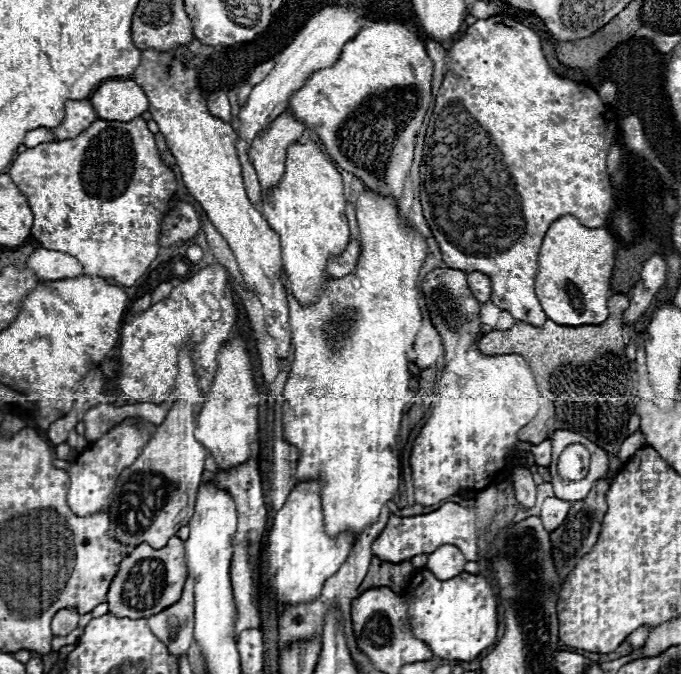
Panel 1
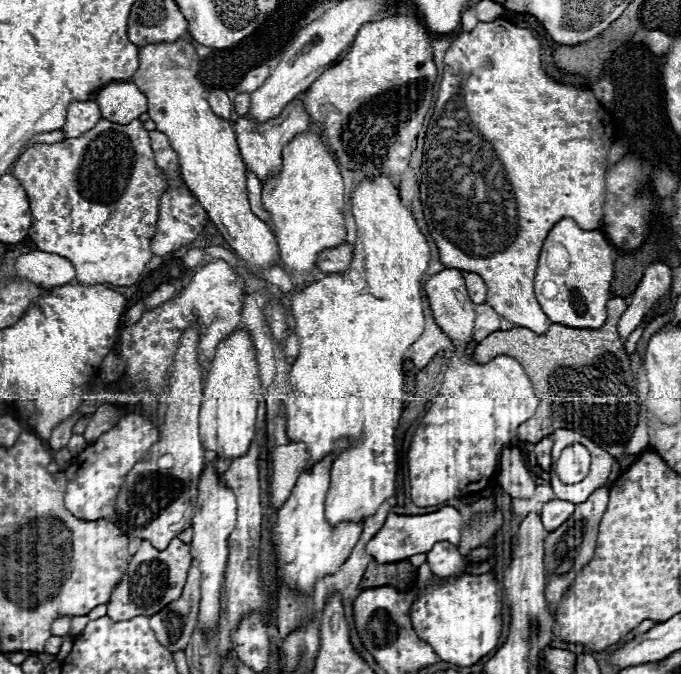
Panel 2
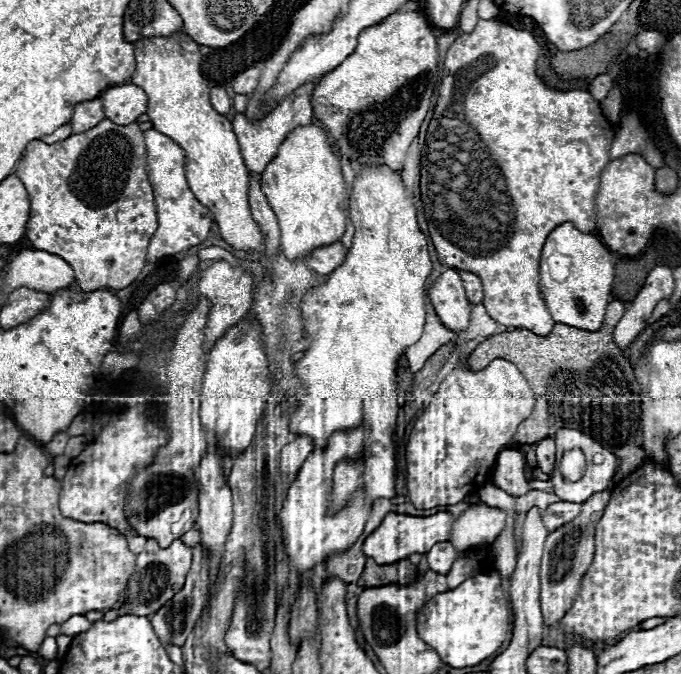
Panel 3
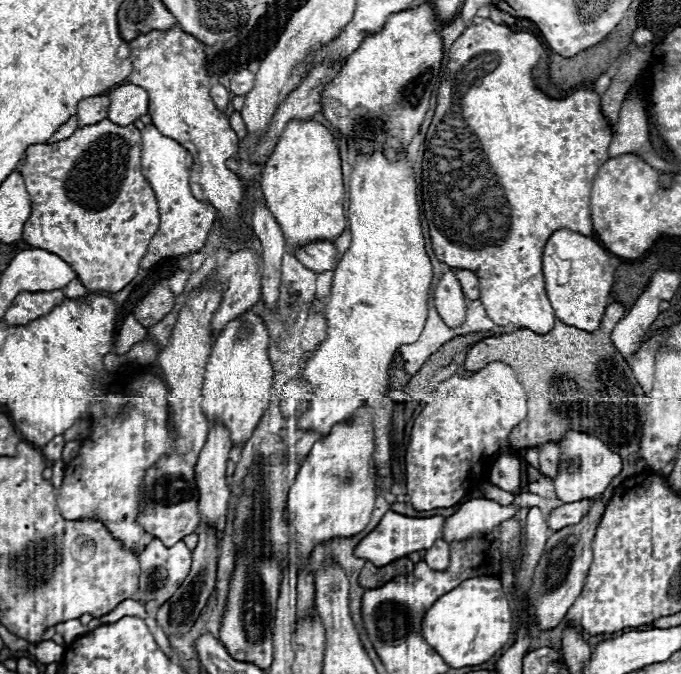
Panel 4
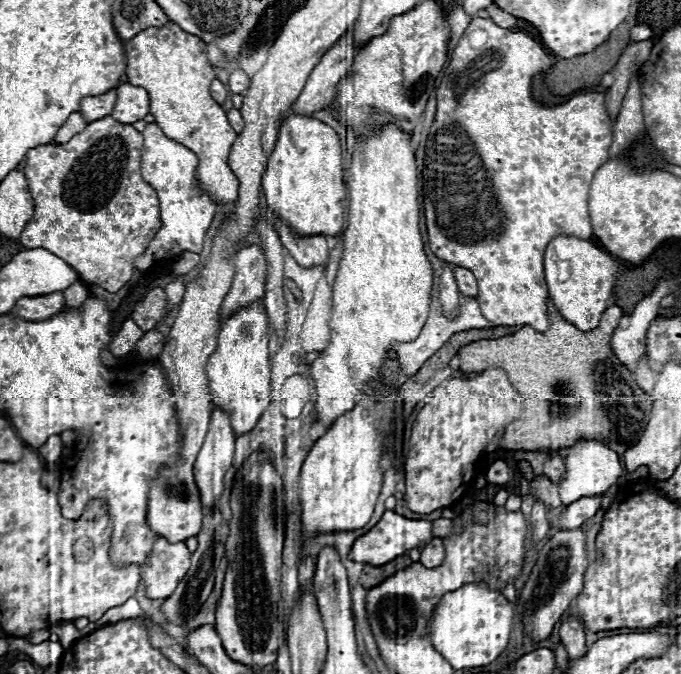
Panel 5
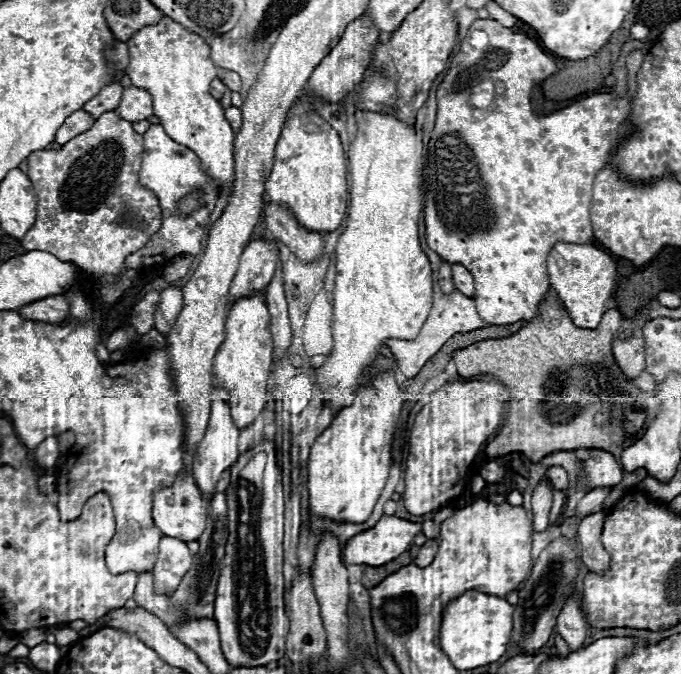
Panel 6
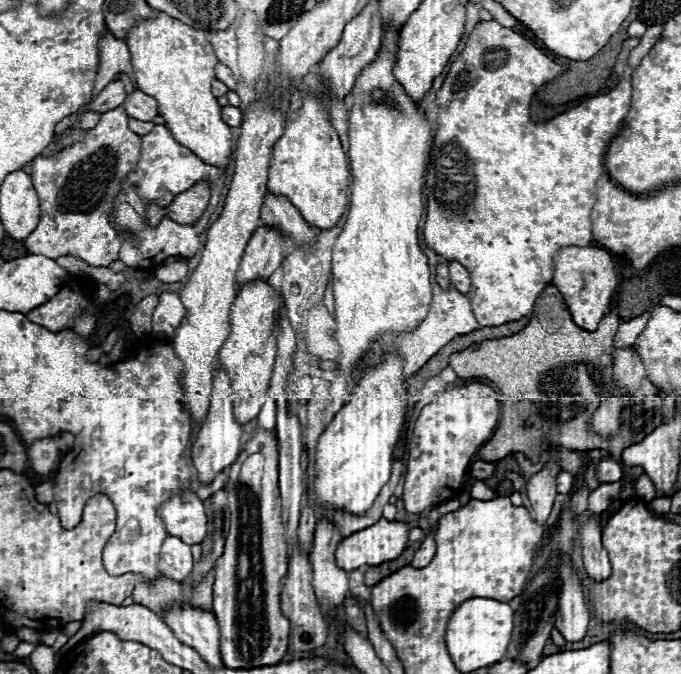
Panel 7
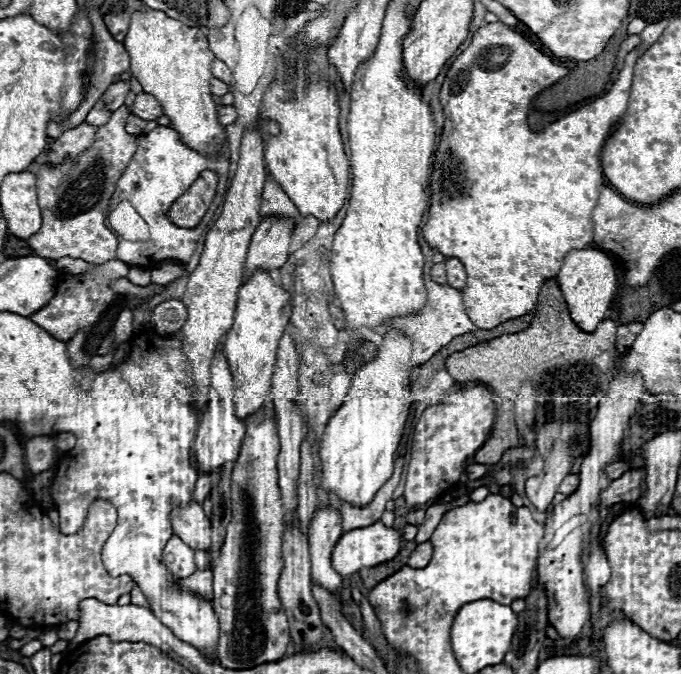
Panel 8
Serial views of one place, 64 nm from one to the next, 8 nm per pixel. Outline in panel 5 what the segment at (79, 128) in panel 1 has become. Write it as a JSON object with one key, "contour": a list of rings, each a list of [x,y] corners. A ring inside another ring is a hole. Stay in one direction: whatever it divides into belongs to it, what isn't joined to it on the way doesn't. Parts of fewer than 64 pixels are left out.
{"contour":[[[116,88],[100,94],[100,96],[88,96],[80,102],[80,114],[86,122],[100,120],[112,112],[112,106],[116,104]]]}

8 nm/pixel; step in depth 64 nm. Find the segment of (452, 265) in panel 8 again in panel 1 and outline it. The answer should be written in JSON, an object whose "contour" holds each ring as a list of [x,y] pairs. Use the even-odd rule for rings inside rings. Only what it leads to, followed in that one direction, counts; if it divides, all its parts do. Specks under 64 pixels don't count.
{"contour":[[[470,272],[468,274],[468,284],[470,284],[470,290],[478,298],[480,304],[484,304],[484,302],[490,300],[492,284],[490,284],[490,278],[486,274],[482,274],[482,272]]]}

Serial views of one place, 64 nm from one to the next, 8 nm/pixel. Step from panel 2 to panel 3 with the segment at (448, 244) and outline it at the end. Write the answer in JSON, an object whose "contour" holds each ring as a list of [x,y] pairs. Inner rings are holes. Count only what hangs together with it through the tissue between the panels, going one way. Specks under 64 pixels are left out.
{"contour":[[[480,20],[474,32],[462,34],[456,38],[456,42],[448,48],[444,58],[444,76],[438,88],[438,102],[434,108],[434,116],[428,126],[426,134],[426,146],[422,152],[422,204],[424,214],[428,220],[428,232],[436,246],[438,260],[450,268],[456,270],[468,270],[476,274],[482,280],[484,286],[484,300],[488,314],[504,324],[514,328],[526,328],[532,330],[538,336],[550,334],[556,322],[552,322],[544,300],[538,292],[538,262],[540,252],[544,246],[544,240],[548,234],[562,222],[572,222],[580,232],[594,232],[596,230],[596,194],[600,188],[600,174],[604,166],[610,162],[610,144],[614,140],[614,126],[610,120],[602,114],[598,100],[592,98],[590,92],[584,90],[556,90],[546,86],[546,82],[536,72],[536,62],[540,58],[542,46],[536,42],[536,38],[528,30],[516,30],[510,24],[502,24],[498,20]]]}

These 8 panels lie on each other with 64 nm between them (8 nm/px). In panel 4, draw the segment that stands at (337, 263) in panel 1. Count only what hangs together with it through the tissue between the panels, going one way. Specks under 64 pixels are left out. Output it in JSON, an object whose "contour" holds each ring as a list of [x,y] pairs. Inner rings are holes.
{"contour":[[[312,242],[296,250],[296,258],[314,272],[328,272],[336,266],[336,246],[332,242]]]}

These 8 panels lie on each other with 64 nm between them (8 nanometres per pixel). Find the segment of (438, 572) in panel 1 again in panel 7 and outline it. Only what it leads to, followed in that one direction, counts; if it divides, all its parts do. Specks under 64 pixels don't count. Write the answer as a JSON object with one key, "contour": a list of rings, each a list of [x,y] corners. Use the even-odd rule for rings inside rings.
{"contour":[[[430,534],[430,536],[424,538],[420,550],[414,554],[412,566],[414,566],[414,568],[424,568],[424,566],[428,566],[430,560],[434,558],[434,554],[436,554],[436,542],[434,542],[434,538],[432,538],[432,534]]]}

